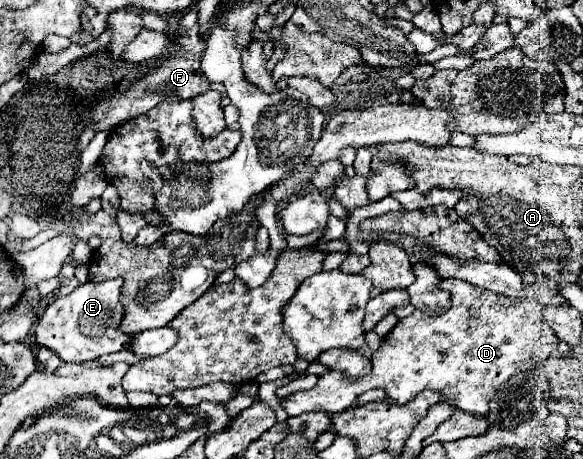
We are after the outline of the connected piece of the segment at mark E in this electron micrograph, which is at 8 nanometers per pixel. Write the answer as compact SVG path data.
M122 279L102 281L102 283L84 283L76 287L70 295L54 299L42 317L36 323L36 343L54 351L62 361L68 363L84 363L100 359L102 355L128 349L130 335L118 331L122 321L122 305L120 305L120 289Z

